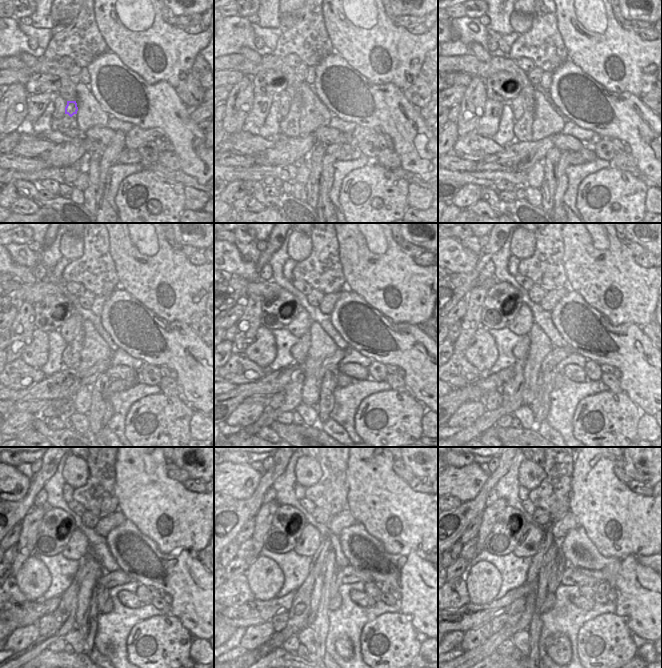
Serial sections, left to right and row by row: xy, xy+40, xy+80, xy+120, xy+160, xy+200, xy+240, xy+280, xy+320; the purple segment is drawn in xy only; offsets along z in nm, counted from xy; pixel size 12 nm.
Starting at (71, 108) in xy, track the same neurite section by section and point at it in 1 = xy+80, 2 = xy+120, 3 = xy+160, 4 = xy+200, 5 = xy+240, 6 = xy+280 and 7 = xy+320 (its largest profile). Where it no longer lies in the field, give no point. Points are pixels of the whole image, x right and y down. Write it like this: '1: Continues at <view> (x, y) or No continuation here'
1: Continues at xy+80 (517, 104)
2: Continues at xy+120 (70, 329)
3: Continues at xy+160 (299, 326)
4: Continues at xy+200 (521, 325)
5: Continues at xy+240 (78, 546)
6: Continues at xy+280 (306, 545)
7: Continues at xy+320 (532, 541).

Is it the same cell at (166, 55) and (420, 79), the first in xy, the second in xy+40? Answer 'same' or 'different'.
same

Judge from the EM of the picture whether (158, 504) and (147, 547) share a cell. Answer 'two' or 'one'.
two

